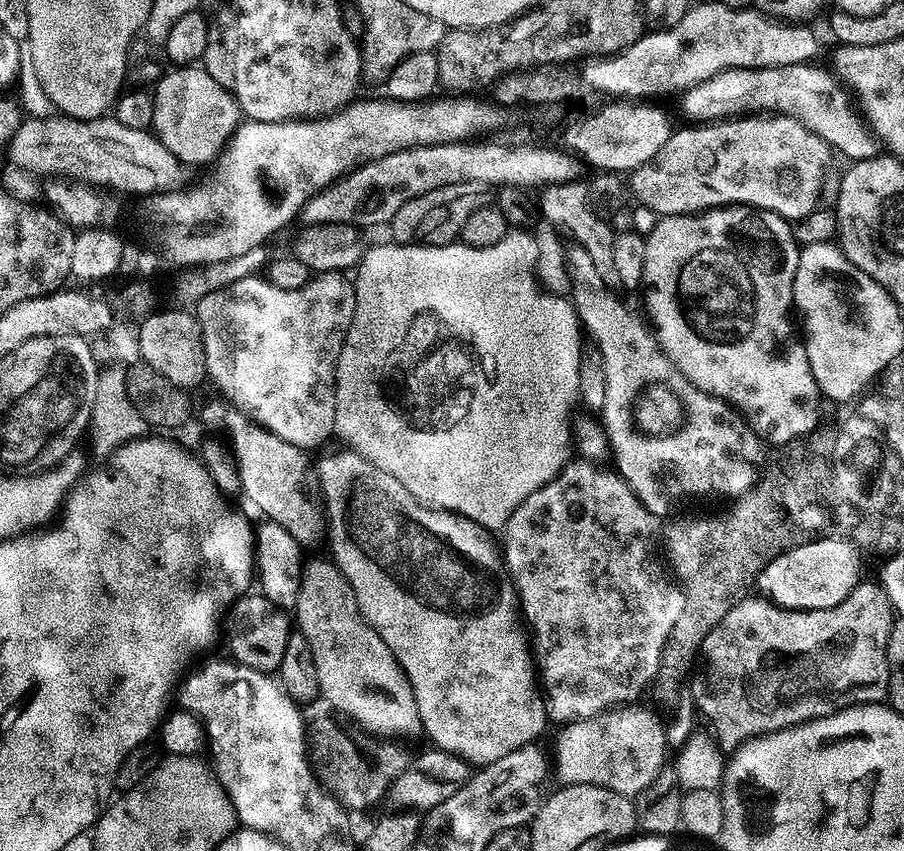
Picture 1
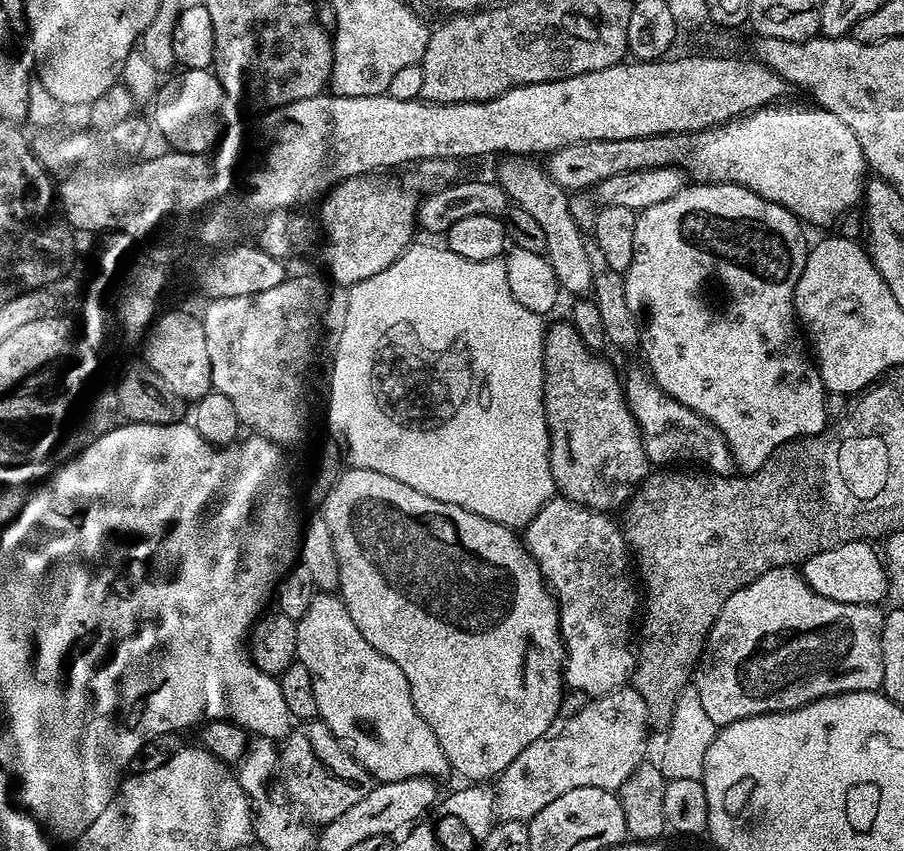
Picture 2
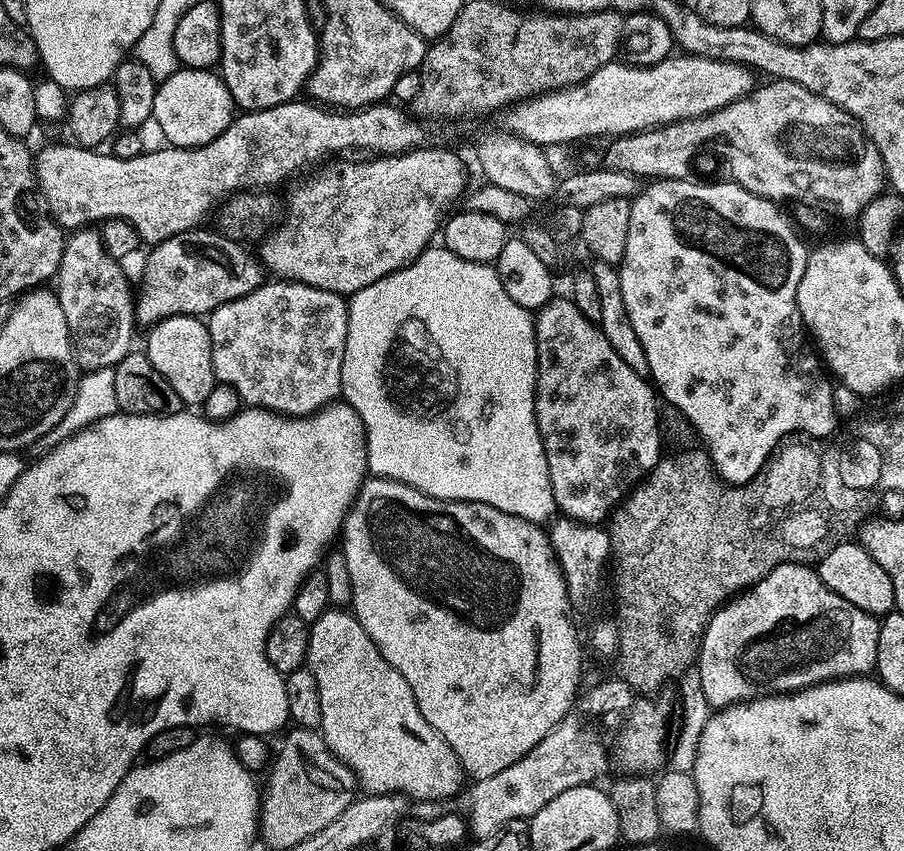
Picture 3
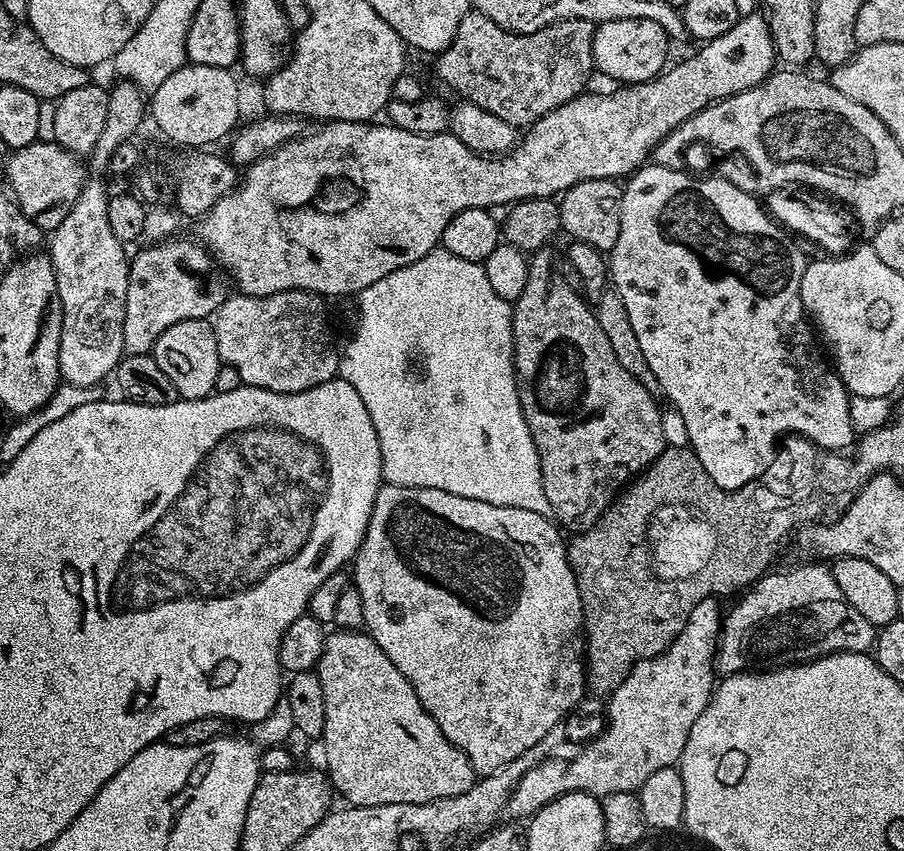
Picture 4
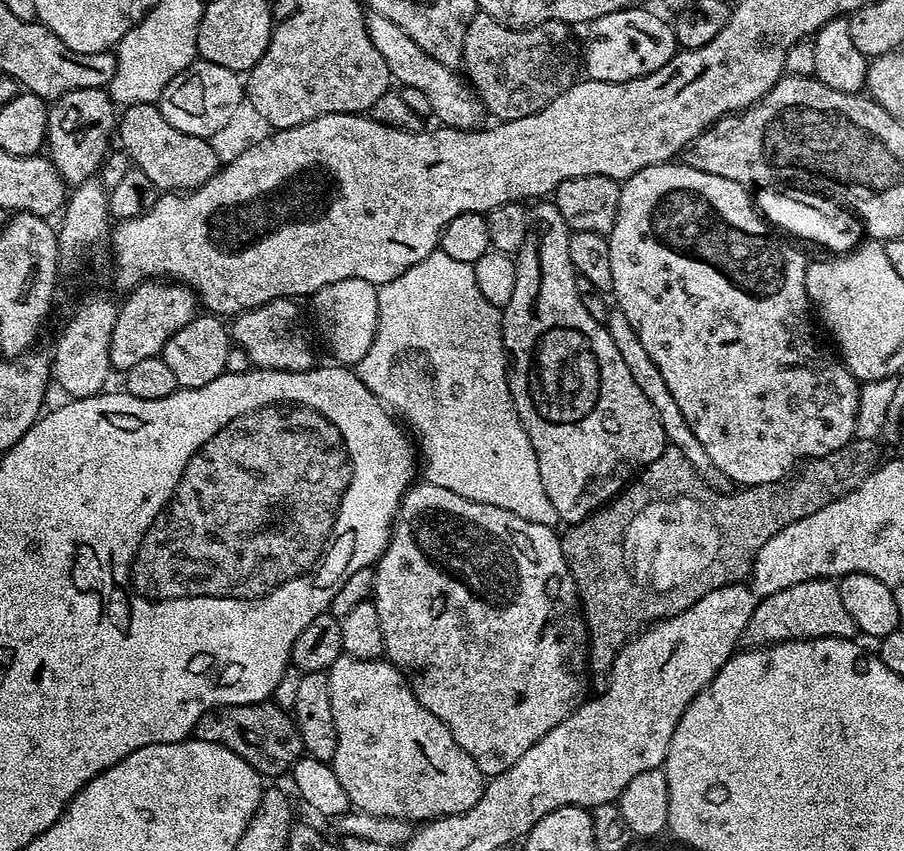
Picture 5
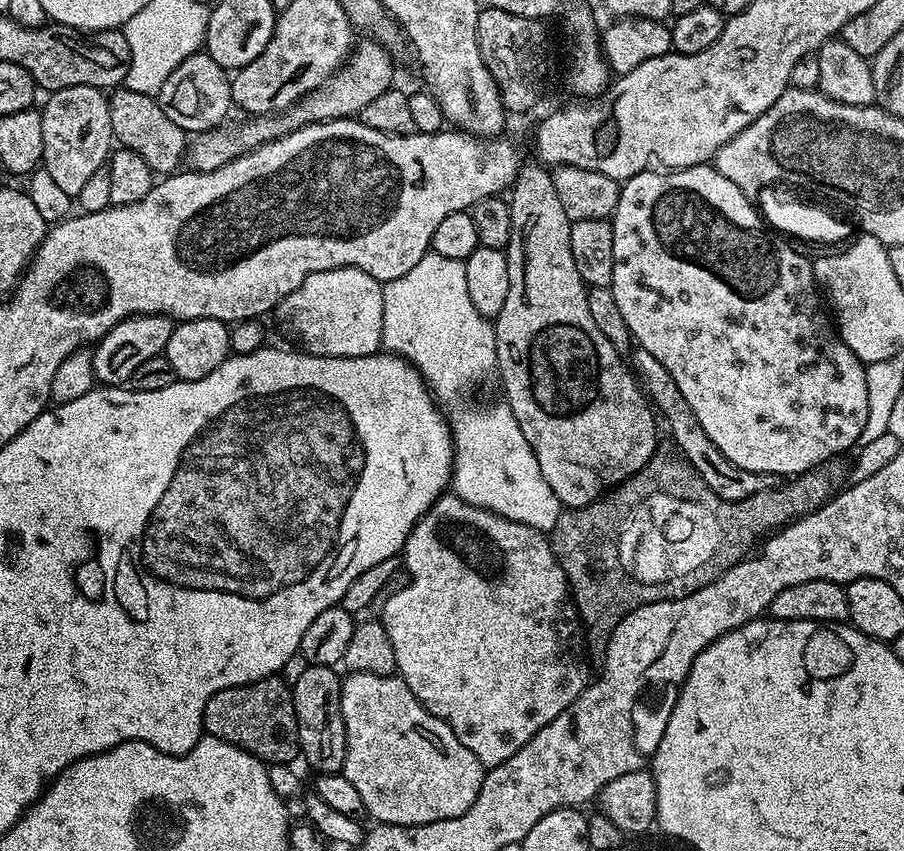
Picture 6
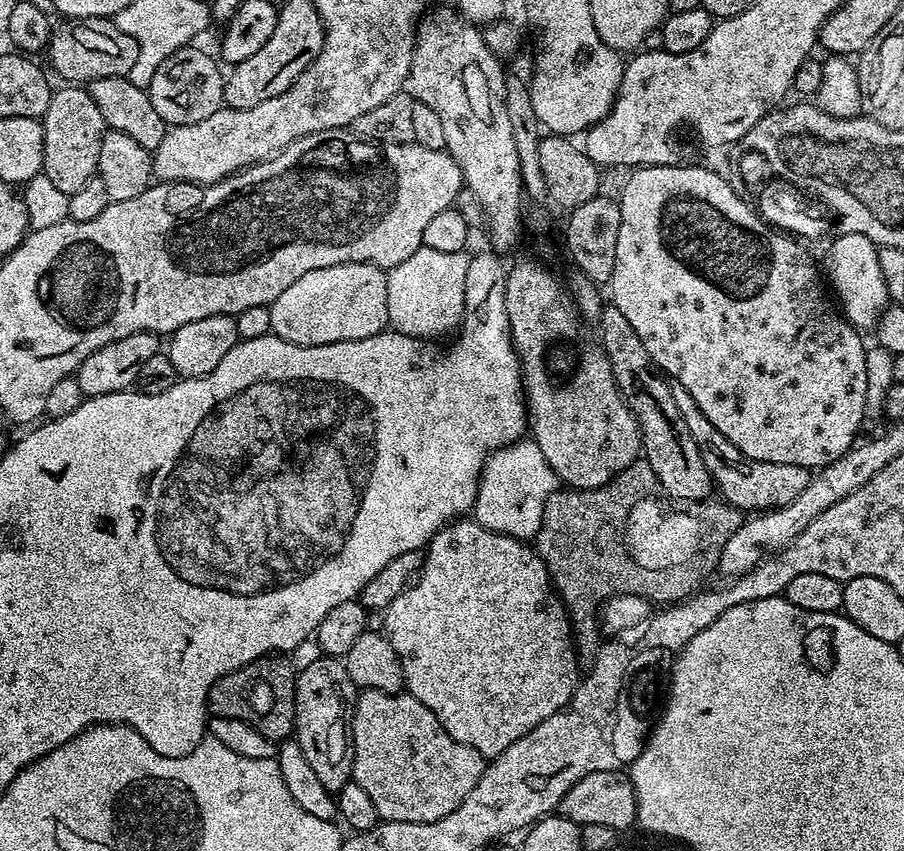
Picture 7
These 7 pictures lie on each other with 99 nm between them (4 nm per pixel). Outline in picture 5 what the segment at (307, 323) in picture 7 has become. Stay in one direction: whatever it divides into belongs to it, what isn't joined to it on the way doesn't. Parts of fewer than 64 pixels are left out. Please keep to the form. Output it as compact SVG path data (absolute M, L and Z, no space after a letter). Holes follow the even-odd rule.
M346 278L342 282L330 282L330 286L322 286L322 290L311 297L316 328L337 365L355 366L362 362L362 358L366 358L366 350L370 350L370 342L374 342L378 326L376 289L377 285L362 278Z

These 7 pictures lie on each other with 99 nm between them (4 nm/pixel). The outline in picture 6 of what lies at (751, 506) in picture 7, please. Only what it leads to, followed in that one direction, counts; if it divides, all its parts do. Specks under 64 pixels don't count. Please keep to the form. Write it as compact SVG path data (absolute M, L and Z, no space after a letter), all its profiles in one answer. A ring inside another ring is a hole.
M637 347L631 356L635 375L653 409L663 423L664 420L668 423L668 432L672 435L671 443L675 445L680 455L690 462L690 466L700 475L702 482L706 482L706 486L714 490L714 494L727 500L741 500L750 498L750 494L758 494L763 488L773 487L773 477L765 476L763 472L751 472L734 466L734 462L730 462L730 458L726 458L726 454L722 454L722 450L718 450L718 446L714 446L714 442L706 438L702 426L698 426L698 418L694 418L694 410L690 410L686 398L682 398L682 390L678 390L678 382L670 378L670 370L666 370L666 366L662 366L662 362L658 362L658 358L650 354L650 350Z

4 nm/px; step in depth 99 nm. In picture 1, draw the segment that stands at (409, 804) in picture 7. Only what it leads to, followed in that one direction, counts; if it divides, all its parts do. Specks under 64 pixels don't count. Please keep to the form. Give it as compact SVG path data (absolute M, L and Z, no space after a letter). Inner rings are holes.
M309 559L304 565L304 573L300 579L300 589L298 590L298 602L294 609L294 624L298 629L299 635L306 638L306 642L310 642L310 654L314 654L314 666L318 669L318 686L320 687L320 695L326 701L329 700L338 711L344 716L349 716L356 724L361 724L368 733L376 738L398 738L394 736L420 736L422 729L420 726L420 715L418 714L418 702L414 702L414 690L410 686L410 682L406 678L406 674L402 670L402 666L398 666L398 662L394 658L394 654L390 654L390 646L386 646L386 642L382 642L382 638L378 638L378 634L374 629L366 623L362 618L362 614L358 610L358 602L354 598L354 590L350 586L350 582L346 582L346 578L340 573L340 569L336 567L331 559L312 560Z

